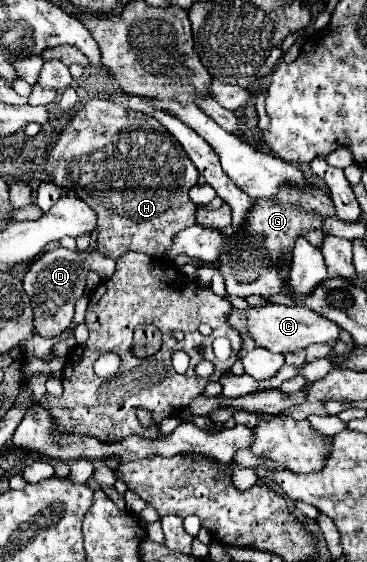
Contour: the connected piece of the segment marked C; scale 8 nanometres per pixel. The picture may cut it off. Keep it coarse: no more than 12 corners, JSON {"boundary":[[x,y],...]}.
{"boundary":[[305,306],[233,310],[229,324],[271,352],[329,344],[341,328]]}

